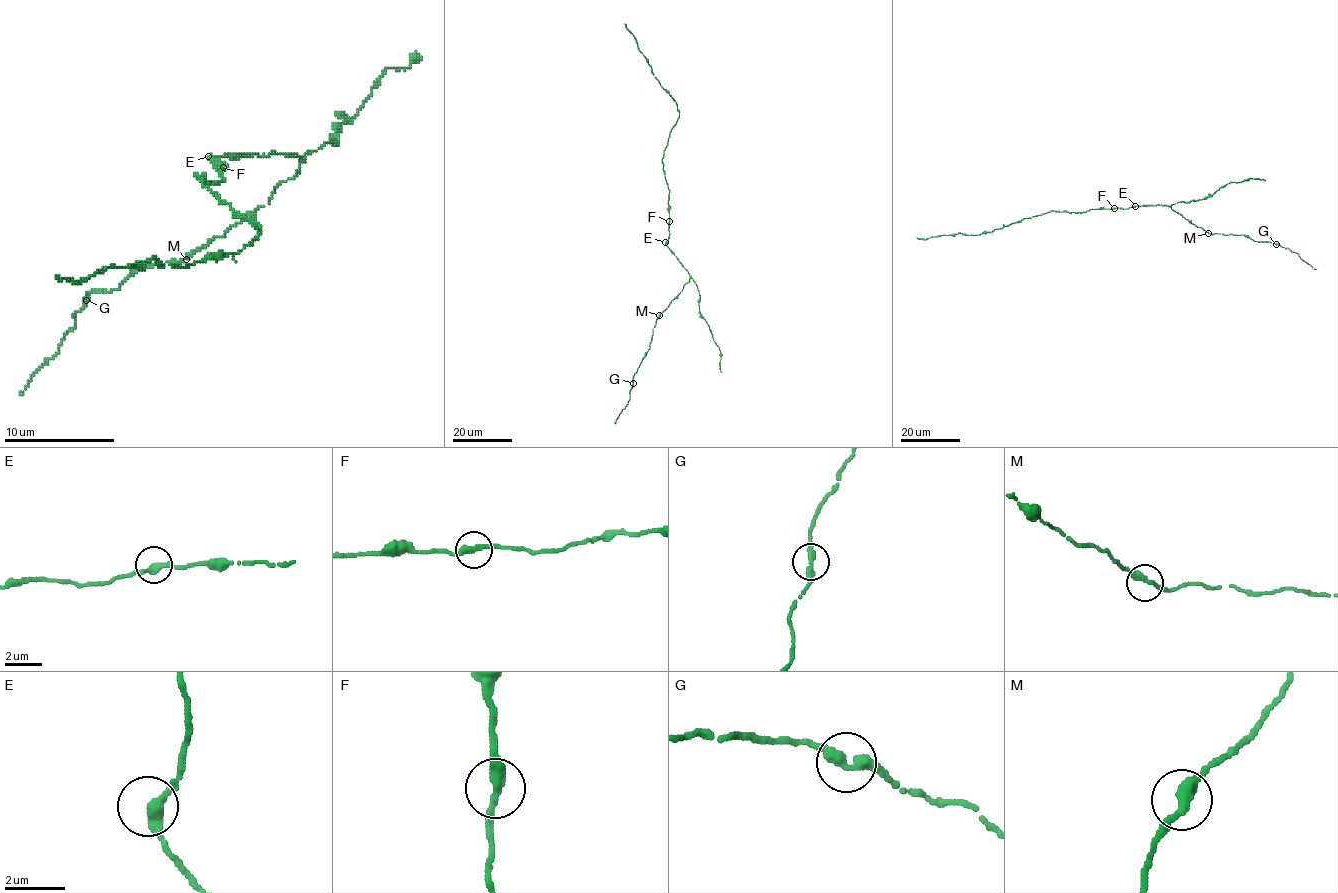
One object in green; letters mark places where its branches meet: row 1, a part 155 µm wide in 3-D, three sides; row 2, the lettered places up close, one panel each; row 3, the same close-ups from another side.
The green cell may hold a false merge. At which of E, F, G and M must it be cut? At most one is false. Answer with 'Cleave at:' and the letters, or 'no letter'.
Cleave at: no letter

